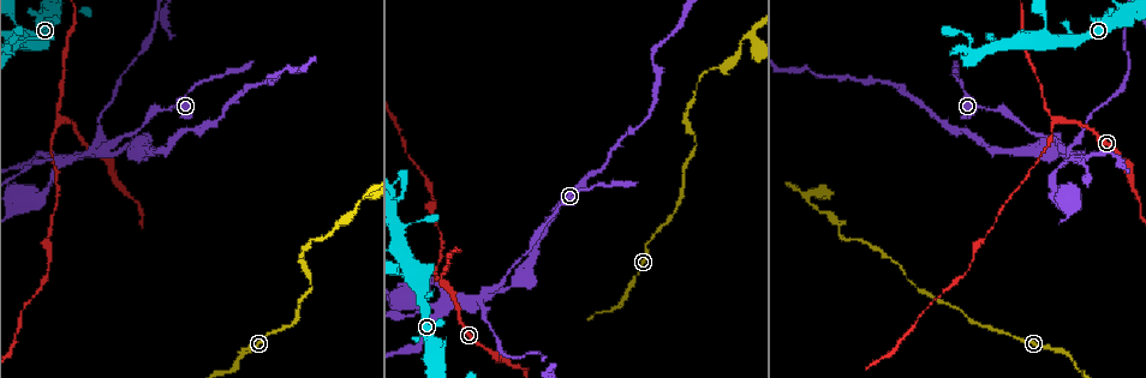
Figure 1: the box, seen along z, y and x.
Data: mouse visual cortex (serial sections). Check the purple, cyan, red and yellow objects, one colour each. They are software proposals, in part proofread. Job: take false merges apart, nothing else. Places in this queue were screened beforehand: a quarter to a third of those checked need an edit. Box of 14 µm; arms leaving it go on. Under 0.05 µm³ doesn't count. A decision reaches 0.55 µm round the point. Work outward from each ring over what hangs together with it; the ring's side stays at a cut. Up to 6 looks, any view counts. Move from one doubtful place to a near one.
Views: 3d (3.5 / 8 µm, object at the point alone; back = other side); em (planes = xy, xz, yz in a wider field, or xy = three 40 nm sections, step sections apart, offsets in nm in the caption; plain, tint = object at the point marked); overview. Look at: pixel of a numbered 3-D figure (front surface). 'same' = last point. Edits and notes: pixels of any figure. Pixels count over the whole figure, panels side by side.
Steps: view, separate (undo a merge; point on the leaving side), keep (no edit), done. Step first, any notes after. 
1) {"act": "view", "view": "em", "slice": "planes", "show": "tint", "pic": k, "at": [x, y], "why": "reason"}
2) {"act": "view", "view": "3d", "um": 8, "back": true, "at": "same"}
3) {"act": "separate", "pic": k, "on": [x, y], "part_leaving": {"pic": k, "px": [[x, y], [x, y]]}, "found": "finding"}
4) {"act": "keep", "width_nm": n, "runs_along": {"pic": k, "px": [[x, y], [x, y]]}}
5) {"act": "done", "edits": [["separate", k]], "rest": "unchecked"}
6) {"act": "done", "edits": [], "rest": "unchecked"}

{"act": "view", "view": "3d", "um": 3.5, "back": true, "pic": 1, "at": [58, 122], "why": "sharp bend"}

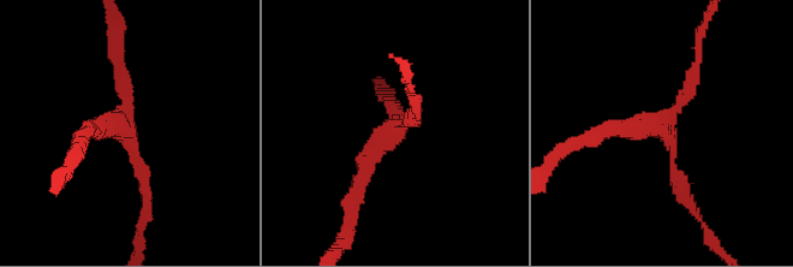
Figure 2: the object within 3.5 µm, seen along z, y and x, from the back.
{"act": "view", "view": "em", "slice": "xy", "step": 5, "show": "tint", "pic": 2, "at": [660, 129], "arms": 3, "arm_widths_nm": [200, 200, 200], "why": "need the tissue"}

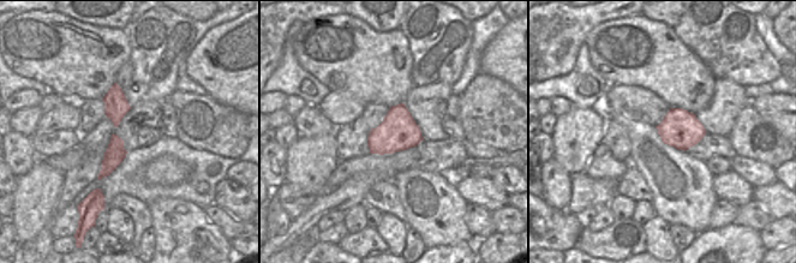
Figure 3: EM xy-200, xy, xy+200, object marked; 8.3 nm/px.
{"act": "keep", "runs_along": {"pic": 2, "px": [[350, 200], [371, 150], [416, 111]]}, "found": "one cell here"}

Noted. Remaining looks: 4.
{"act": "view", "view": "3d", "um": 3.5, "pic": 1, "at": [488, 291], "why": "thick turns thin"}

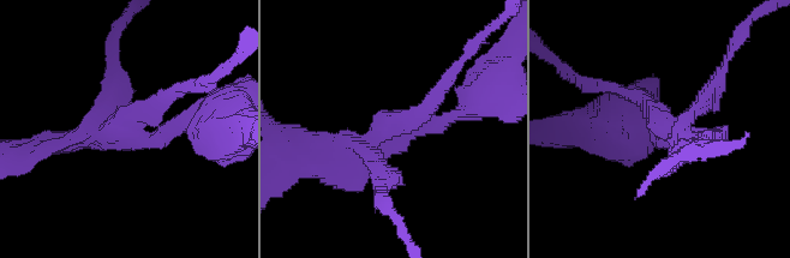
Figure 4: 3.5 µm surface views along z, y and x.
{"act": "view", "view": "em", "slice": "xy", "step": 1, "show": "tint", "pic": 4, "at": [664, 124], "arms": 3, "arm_widths_nm": [200, 200, 250], "why": "need the tissue"}

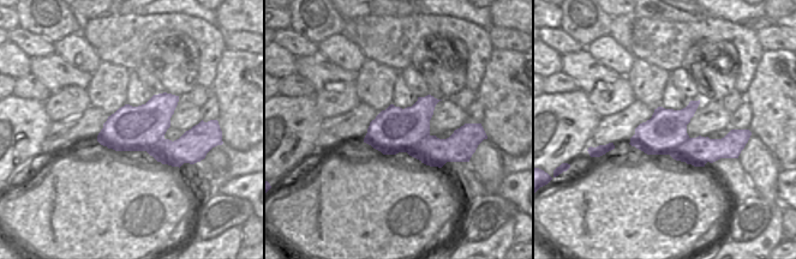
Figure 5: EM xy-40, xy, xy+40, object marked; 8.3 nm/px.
{"act": "view", "view": "em", "slice": "xy", "step": 2, "show": "tint", "at": "same"}

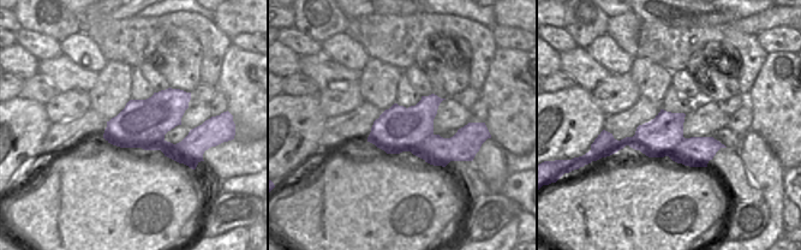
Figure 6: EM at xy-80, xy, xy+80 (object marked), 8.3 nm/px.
{"act": "separate", "pic": 4, "on": [645, 145], "found": "two cells meet here"}

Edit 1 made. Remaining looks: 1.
{"act": "done", "edits": [["separate", 4]], "rest": "unchecked"}

